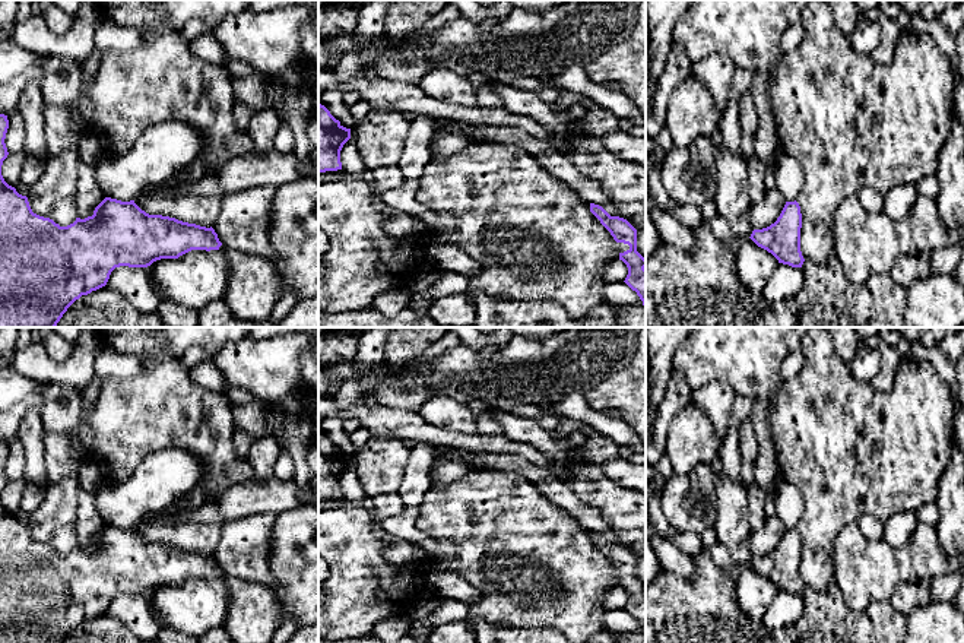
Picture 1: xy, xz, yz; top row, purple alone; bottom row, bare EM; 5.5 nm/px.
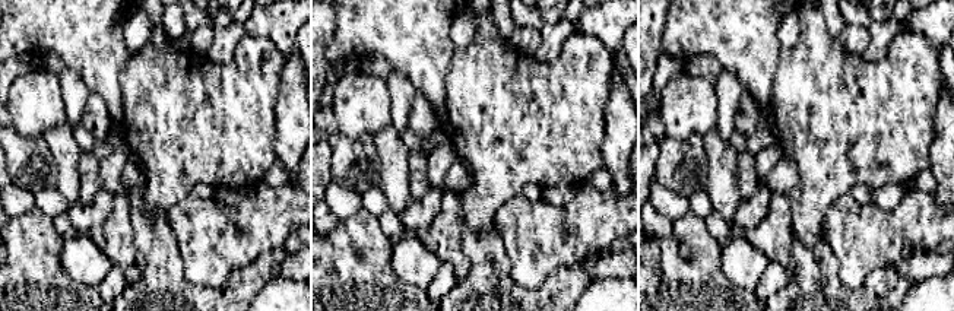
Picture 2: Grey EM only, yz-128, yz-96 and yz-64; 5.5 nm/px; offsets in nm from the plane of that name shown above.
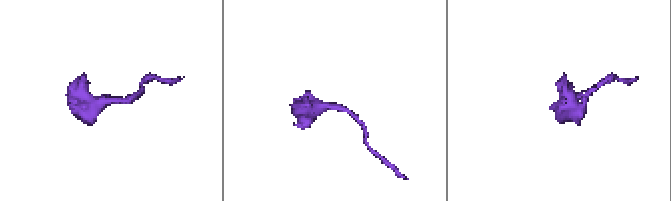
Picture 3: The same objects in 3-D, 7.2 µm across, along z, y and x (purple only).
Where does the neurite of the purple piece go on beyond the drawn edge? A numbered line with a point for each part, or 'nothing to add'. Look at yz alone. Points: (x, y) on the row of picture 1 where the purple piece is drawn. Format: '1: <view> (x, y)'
nothing to add

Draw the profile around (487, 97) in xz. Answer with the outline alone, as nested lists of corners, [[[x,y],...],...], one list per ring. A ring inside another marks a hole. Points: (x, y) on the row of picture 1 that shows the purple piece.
[[[489,83],[478,89],[476,99],[479,107],[492,107],[492,108],[502,107],[501,98],[494,92]]]

